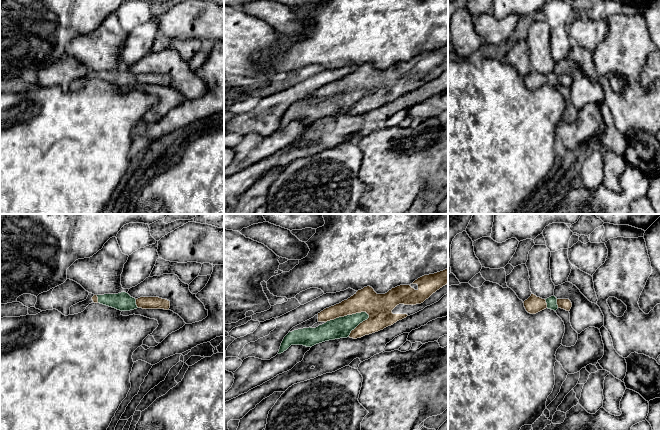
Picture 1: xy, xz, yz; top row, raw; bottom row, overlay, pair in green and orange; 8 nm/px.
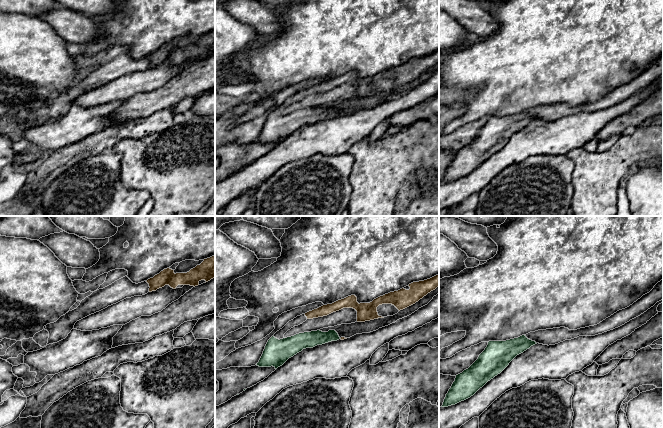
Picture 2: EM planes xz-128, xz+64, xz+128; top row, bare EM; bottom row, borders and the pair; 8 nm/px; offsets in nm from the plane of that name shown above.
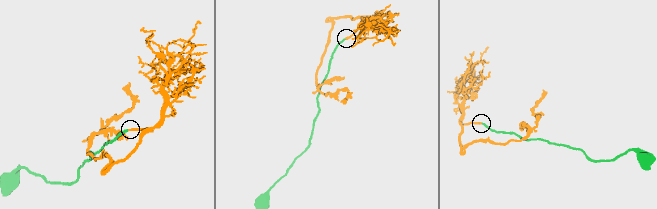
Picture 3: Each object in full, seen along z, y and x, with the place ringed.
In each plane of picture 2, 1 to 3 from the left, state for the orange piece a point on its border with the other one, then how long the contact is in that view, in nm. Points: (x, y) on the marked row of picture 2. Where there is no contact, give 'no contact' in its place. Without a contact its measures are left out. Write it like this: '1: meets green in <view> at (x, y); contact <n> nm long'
1: no contact
2: no contact
3: no contact

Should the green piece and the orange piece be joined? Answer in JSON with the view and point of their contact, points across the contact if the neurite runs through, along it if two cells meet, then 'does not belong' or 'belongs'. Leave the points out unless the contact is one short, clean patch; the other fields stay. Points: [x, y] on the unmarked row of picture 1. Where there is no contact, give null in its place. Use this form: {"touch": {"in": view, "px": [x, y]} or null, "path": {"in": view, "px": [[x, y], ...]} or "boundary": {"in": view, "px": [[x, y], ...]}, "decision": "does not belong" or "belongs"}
{"touch": {"in": "xz", "px": [347, 91]}, "path": {"in": "xz", "px": [[341, 103], [341, 99], [347, 91], [366, 76]]}, "decision": "belongs"}

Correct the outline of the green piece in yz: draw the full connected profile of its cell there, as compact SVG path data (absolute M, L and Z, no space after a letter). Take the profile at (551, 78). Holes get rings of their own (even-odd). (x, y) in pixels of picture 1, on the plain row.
M534 70L525 76L524 83L530 90L536 90L546 84L556 87L558 84L570 87L572 79L569 75L557 75L555 72L551 72L547 75L542 75Z

